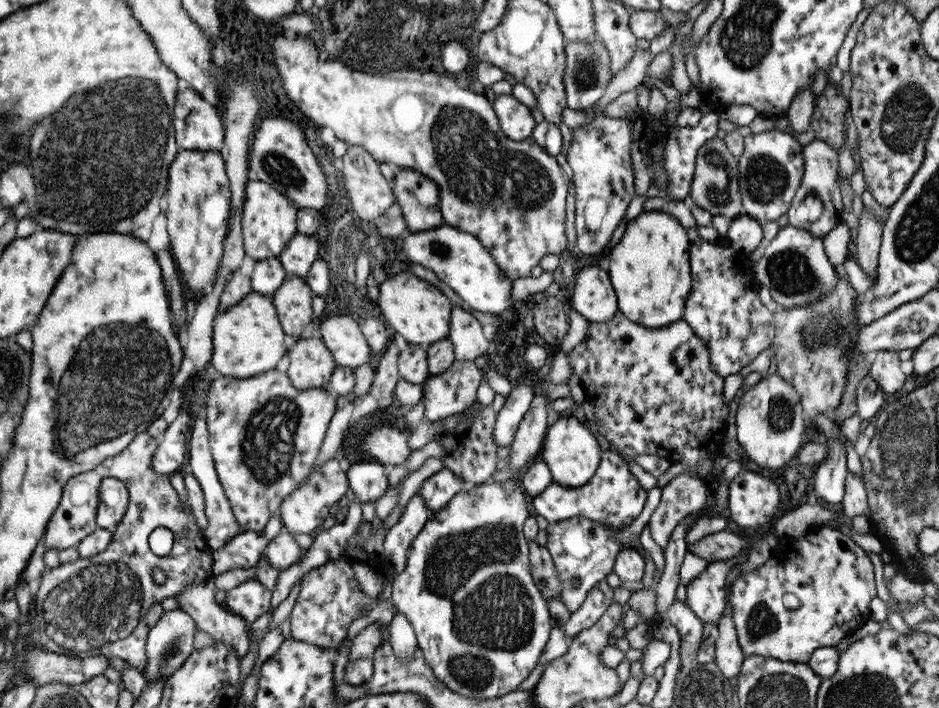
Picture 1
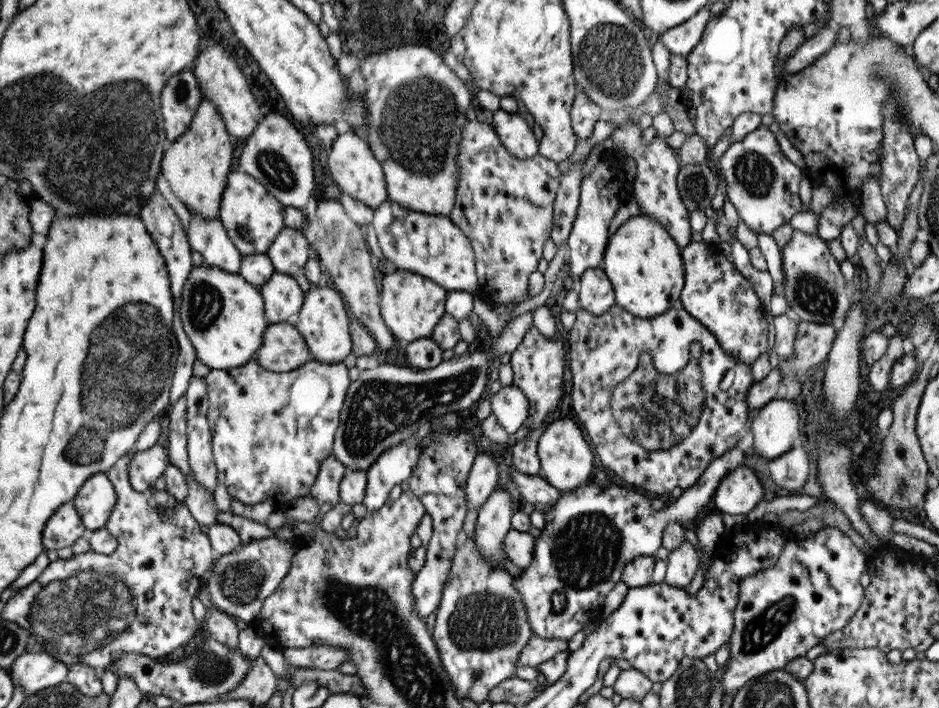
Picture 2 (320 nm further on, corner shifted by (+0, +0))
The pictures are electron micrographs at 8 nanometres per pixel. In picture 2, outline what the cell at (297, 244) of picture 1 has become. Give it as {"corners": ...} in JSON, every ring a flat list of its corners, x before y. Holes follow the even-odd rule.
{"corners":[[284,226,267,247,265,255,271,261,275,272,293,275,299,268,304,267,309,251,308,241,303,233]]}

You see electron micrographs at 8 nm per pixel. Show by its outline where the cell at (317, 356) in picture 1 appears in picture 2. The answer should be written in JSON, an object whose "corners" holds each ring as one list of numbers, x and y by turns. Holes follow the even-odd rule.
{"corners":[[285,322,268,323,254,358,261,368,278,373,292,371,311,360,303,337]]}

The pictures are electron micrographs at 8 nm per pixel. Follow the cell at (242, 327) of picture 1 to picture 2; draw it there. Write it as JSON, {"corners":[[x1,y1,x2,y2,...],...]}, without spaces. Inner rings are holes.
{"corners":[[201,264,192,266,187,280,183,283,177,314,184,333,196,352,196,359,209,369,223,370,237,368,247,360,254,358,256,350,261,346,265,327,268,325,264,317,262,296,259,289,245,282,239,273,228,273,224,270]]}

